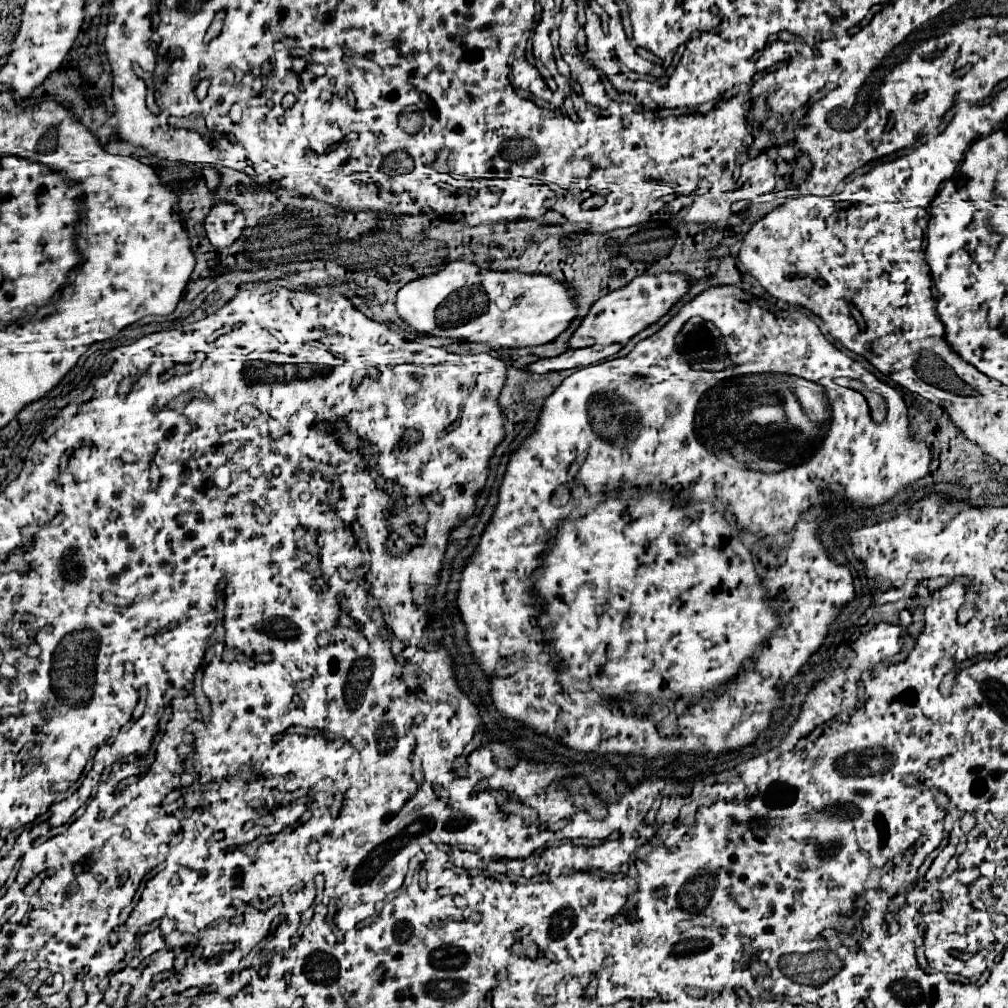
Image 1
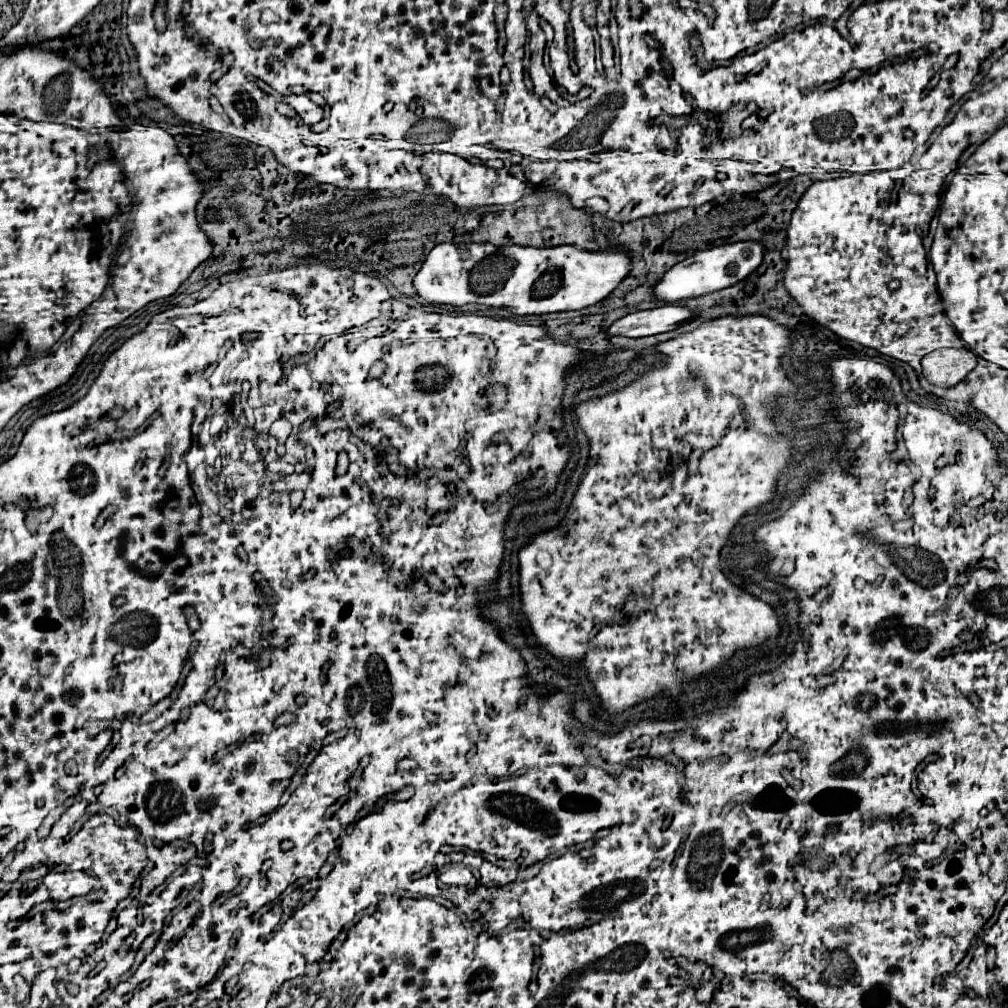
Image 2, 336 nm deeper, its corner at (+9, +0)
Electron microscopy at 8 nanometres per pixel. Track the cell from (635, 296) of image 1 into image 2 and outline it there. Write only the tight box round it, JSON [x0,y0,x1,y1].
[652,241,764,303]

